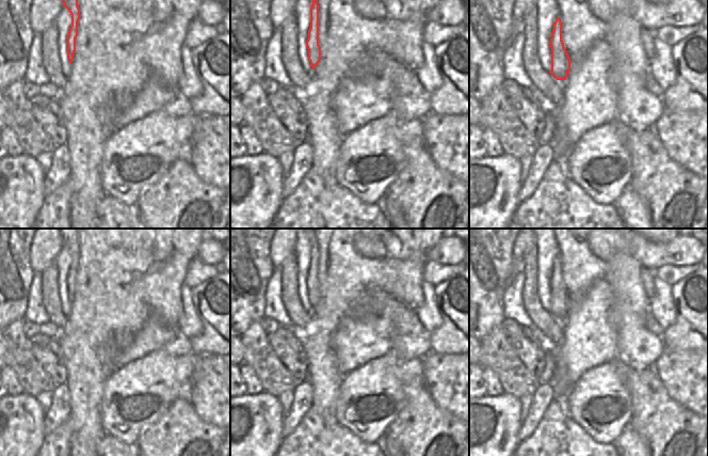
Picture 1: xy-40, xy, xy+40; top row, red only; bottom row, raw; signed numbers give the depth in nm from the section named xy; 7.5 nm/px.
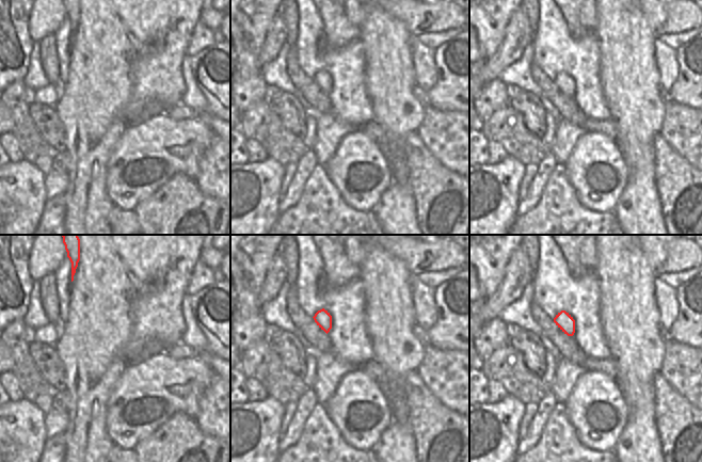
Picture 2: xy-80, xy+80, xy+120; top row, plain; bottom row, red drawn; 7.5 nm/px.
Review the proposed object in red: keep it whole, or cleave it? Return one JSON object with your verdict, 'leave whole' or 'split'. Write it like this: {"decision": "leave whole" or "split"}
{"decision": "leave whole"}

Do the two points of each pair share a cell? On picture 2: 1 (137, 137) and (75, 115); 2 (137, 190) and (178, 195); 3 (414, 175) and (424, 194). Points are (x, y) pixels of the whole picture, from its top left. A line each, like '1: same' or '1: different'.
1: different
2: different
3: same

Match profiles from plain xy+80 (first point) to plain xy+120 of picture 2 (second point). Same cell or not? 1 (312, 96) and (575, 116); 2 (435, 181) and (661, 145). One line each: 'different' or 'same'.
1: same
2: same

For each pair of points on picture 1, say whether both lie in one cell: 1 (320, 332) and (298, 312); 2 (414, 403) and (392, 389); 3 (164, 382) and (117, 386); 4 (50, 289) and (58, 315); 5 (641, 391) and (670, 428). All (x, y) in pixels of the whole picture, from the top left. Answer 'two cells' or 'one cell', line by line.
1: two cells
2: two cells
3: one cell
4: one cell
5: one cell

